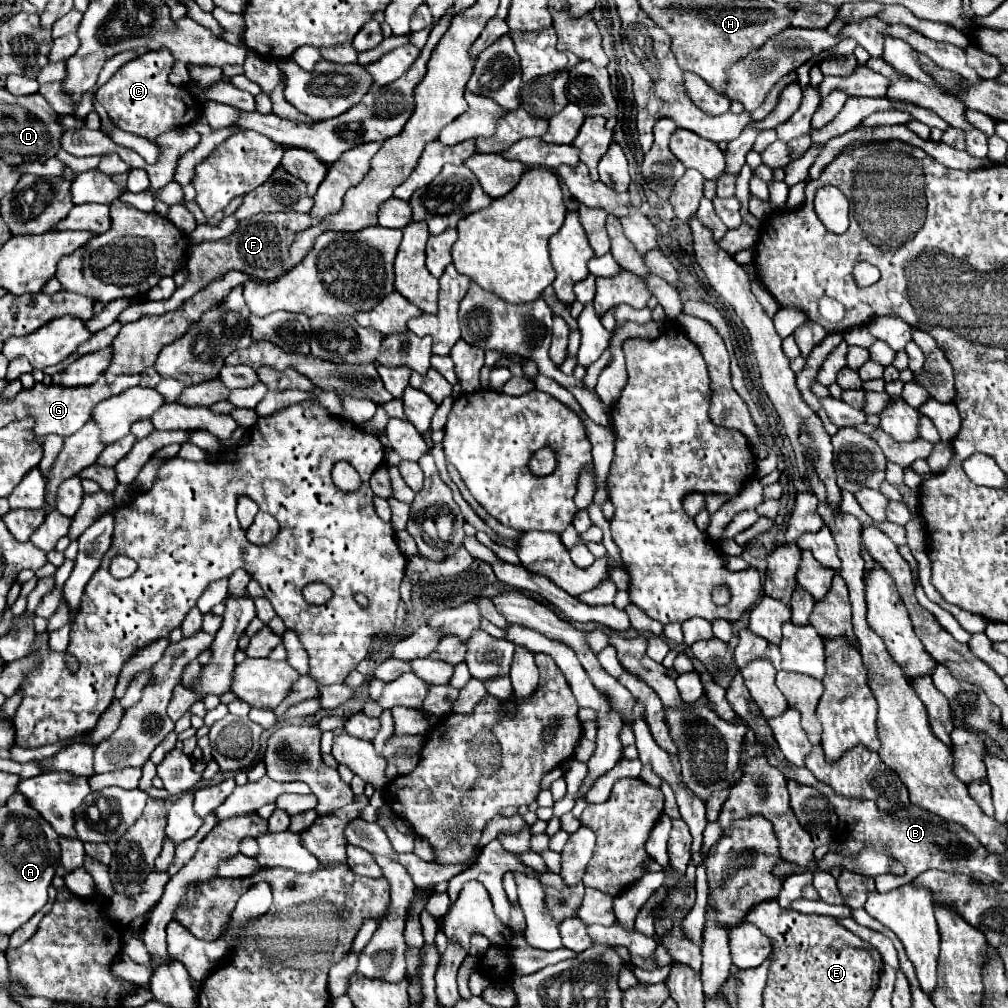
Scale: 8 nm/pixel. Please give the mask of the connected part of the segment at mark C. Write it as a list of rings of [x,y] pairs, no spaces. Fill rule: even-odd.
[[[167,50],[147,52],[139,58],[127,62],[117,70],[117,74],[97,90],[97,102],[105,108],[107,116],[121,130],[133,132],[147,140],[155,140],[159,134],[191,124],[199,112],[199,100],[191,98],[189,90],[183,86],[173,86],[167,76],[173,68],[175,60]],[[187,100],[187,102],[185,102]]]

